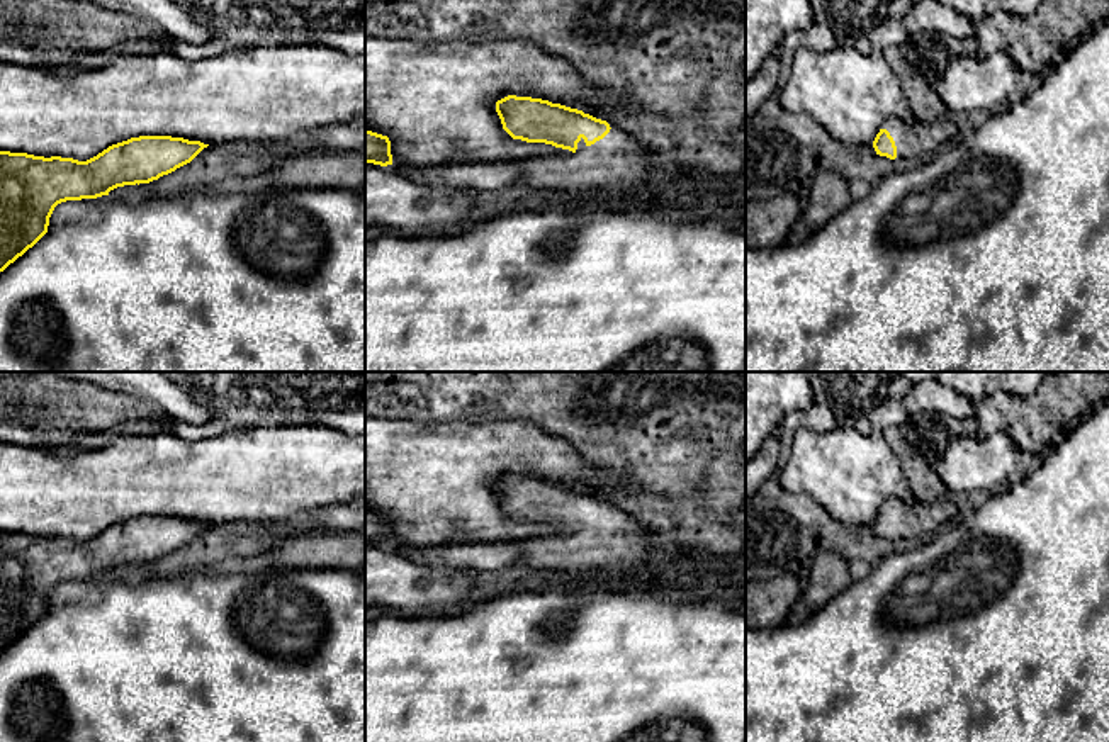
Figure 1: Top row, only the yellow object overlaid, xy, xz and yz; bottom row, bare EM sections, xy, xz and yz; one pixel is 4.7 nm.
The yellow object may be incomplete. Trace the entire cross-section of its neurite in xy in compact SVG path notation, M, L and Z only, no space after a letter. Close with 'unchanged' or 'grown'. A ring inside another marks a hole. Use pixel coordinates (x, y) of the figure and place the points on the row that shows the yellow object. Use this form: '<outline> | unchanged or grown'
M139 136L87 161L0 151L0 272L48 233L58 204L149 183L190 163L207 146L183 138Z | unchanged

